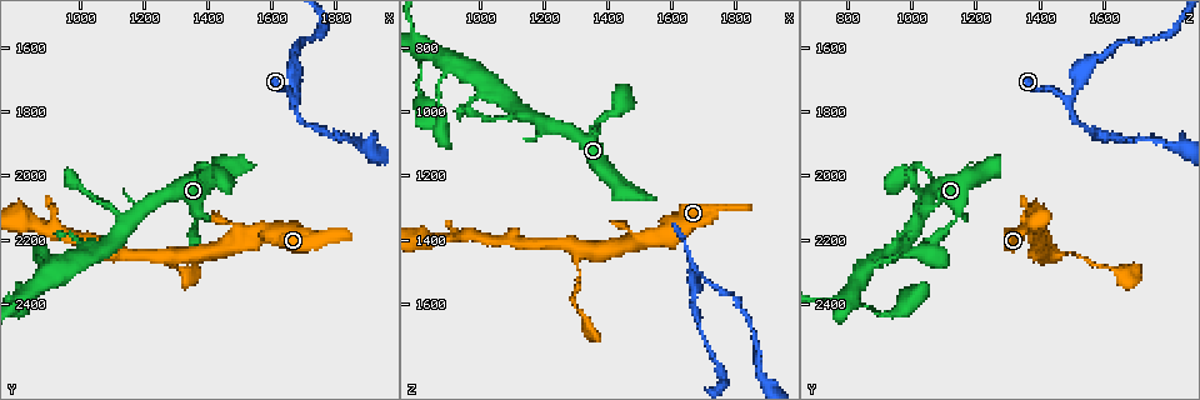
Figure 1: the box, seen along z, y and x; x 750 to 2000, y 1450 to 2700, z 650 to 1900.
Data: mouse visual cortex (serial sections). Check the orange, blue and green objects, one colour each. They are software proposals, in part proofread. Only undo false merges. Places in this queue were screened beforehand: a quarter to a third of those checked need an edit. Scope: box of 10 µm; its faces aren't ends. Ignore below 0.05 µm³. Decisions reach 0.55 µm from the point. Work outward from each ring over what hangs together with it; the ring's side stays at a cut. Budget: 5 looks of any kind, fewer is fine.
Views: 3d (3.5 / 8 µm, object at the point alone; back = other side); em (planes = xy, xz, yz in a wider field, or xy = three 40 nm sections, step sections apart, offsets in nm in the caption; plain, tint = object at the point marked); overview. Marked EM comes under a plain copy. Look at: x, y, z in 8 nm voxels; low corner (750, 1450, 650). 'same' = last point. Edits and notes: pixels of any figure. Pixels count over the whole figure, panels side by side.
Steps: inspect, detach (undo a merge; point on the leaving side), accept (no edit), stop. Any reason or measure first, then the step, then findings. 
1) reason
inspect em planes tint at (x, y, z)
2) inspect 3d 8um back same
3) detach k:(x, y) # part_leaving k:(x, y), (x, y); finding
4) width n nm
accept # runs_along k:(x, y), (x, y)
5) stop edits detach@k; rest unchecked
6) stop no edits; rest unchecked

branch point
inspect 3d 3.5um at (1670, 1760, 1490)

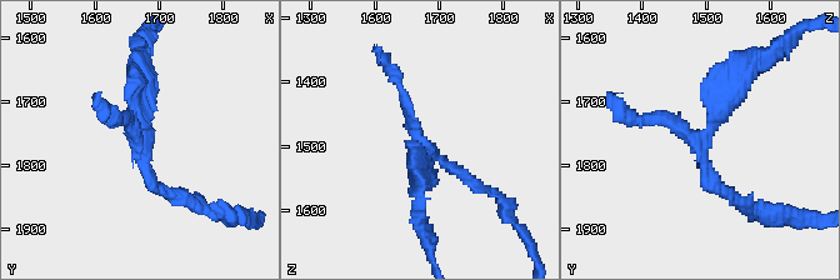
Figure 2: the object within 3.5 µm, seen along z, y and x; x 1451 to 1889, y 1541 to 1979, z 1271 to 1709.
inspect em xy step 2 tint at (1660, 1765, 1485)

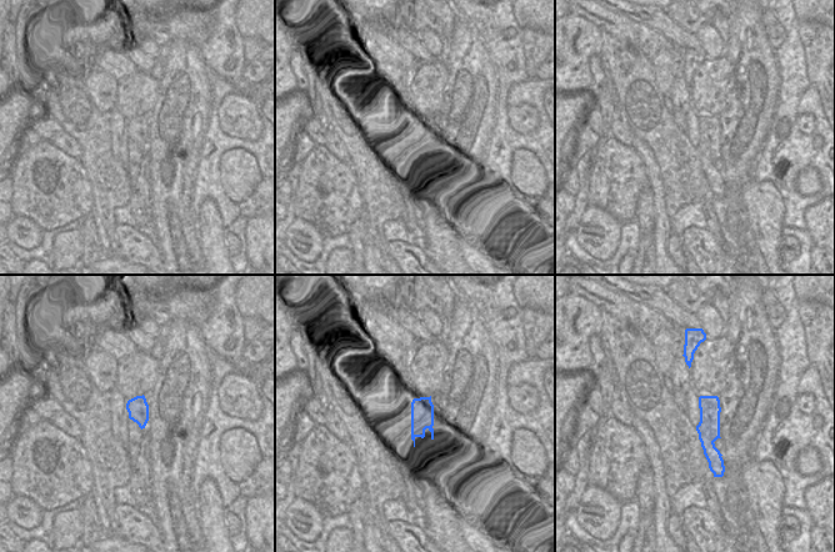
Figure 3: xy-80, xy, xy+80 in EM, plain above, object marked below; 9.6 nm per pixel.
detach 2:(136, 88) # part_leaving 2:(144, 135), (136, 108), (140, 46); two cells meet here

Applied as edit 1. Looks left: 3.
abrupt turn
inspect 3d 3.5um at (1340, 2250, 1430)

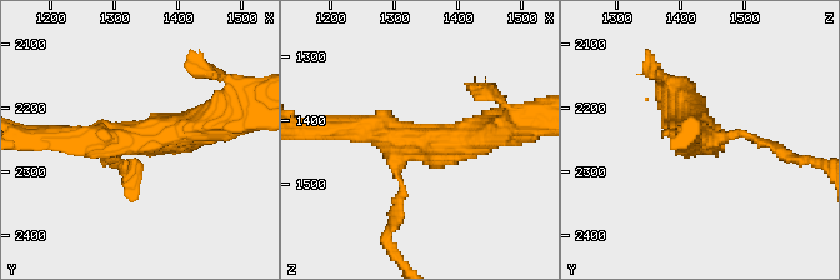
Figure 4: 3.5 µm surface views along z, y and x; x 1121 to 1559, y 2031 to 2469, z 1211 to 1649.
inspect em xy step 3 tint at (1325, 2245, 1435)

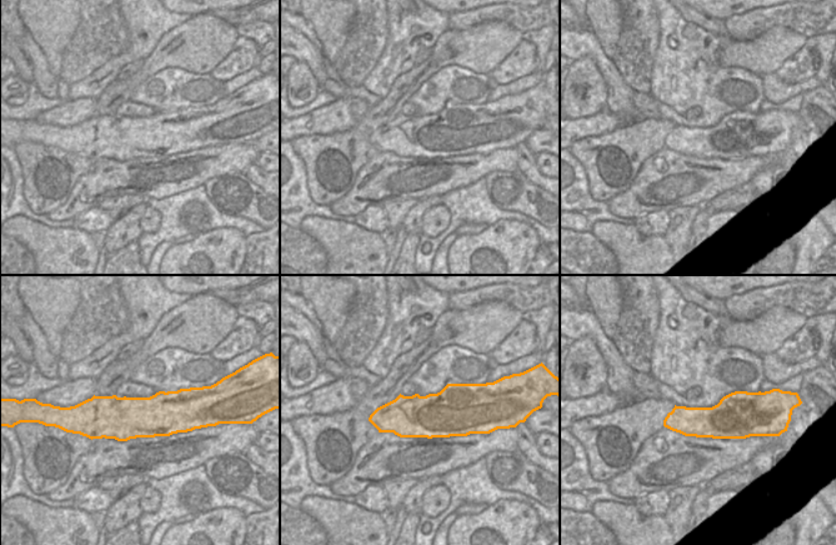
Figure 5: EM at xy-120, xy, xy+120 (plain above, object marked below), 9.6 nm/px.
arm_widths 100, 350, 450 nm
accept # continuous, no second cell

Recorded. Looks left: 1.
stop edits detach@2; rest unchecked

